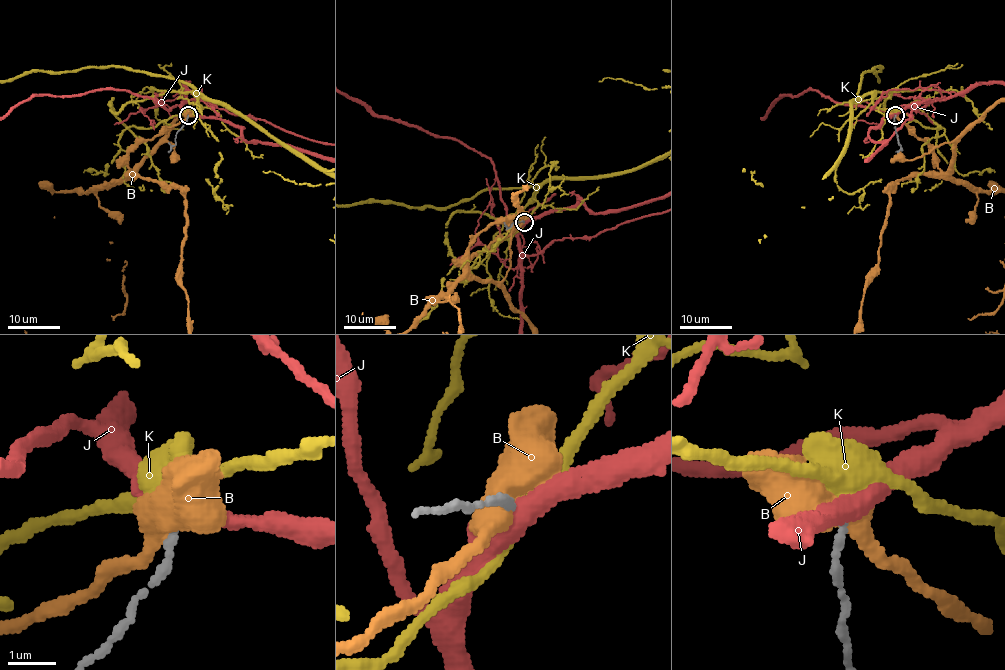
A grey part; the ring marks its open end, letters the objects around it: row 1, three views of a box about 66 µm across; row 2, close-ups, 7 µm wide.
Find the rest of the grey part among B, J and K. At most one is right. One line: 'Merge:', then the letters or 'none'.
Merge: K

